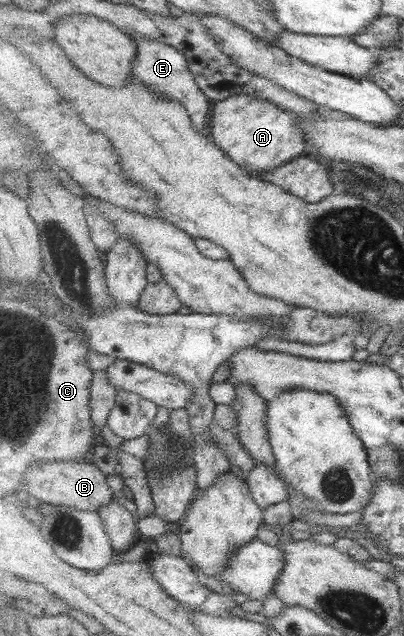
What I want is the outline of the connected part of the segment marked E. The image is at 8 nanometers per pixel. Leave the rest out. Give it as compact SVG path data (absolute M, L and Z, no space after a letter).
M134 39L138 46L137 59L133 61L133 76L158 95L164 95L173 100L181 101L189 110L197 130L206 127L206 119L212 113L214 102L202 92L197 84L187 57L174 46L156 40Z

